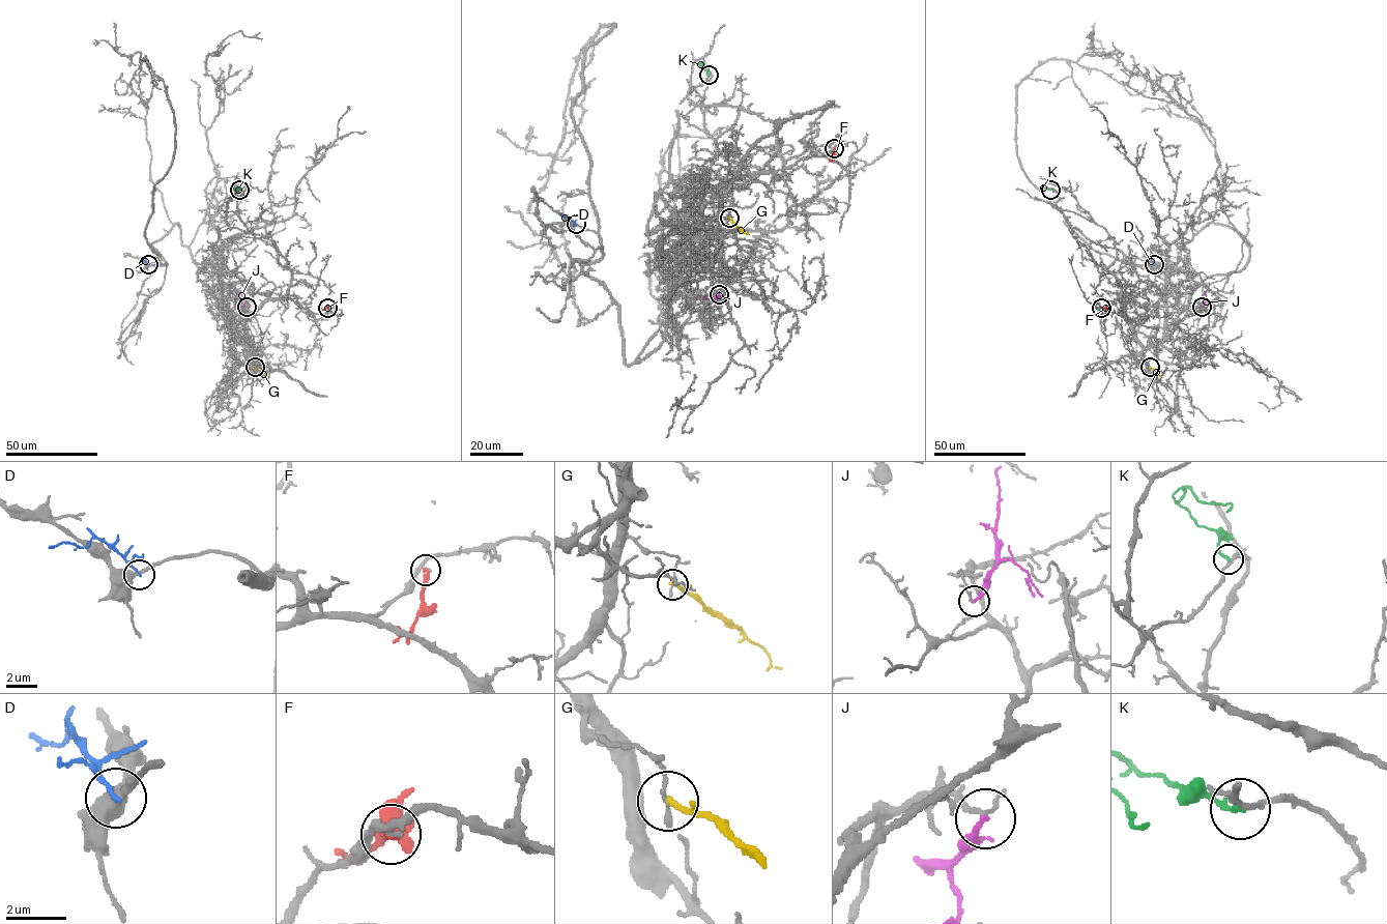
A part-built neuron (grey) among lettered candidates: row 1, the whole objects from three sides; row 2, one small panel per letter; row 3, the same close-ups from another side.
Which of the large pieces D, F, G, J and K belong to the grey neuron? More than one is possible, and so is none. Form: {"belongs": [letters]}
{"belongs": []}

